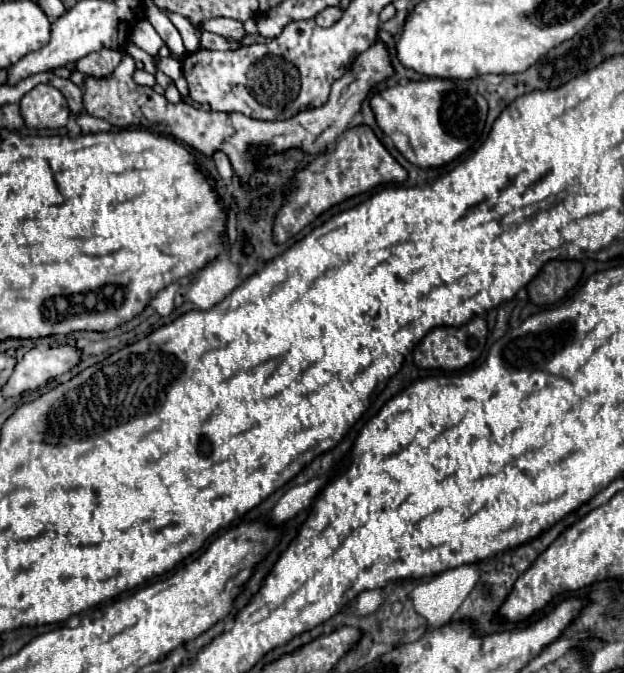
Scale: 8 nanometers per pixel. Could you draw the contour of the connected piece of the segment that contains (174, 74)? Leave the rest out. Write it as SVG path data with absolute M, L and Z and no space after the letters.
M167 57L167 59L159 59L157 67L159 67L165 75L169 75L169 77L175 81L175 85L177 85L179 93L183 95L183 99L187 99L189 89L187 89L187 81L185 81L185 77L183 77L183 71L181 71L181 61Z

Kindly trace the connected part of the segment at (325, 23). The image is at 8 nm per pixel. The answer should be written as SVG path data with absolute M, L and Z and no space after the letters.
M327 7L327 9L323 9L321 13L315 15L315 23L319 27L331 27L339 17L341 17L341 9L339 7Z

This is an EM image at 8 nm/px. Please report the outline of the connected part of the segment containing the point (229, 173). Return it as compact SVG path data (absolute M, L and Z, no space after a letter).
M215 153L215 165L217 165L217 171L219 171L219 175L221 175L221 179L231 179L233 177L233 169L231 169L231 163L229 163L229 159L227 159L227 155L223 155L223 153Z

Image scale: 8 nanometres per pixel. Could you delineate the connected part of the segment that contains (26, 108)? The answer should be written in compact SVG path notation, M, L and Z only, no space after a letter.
M37 85L23 95L21 115L31 129L61 129L69 121L69 107L59 89L53 85Z

